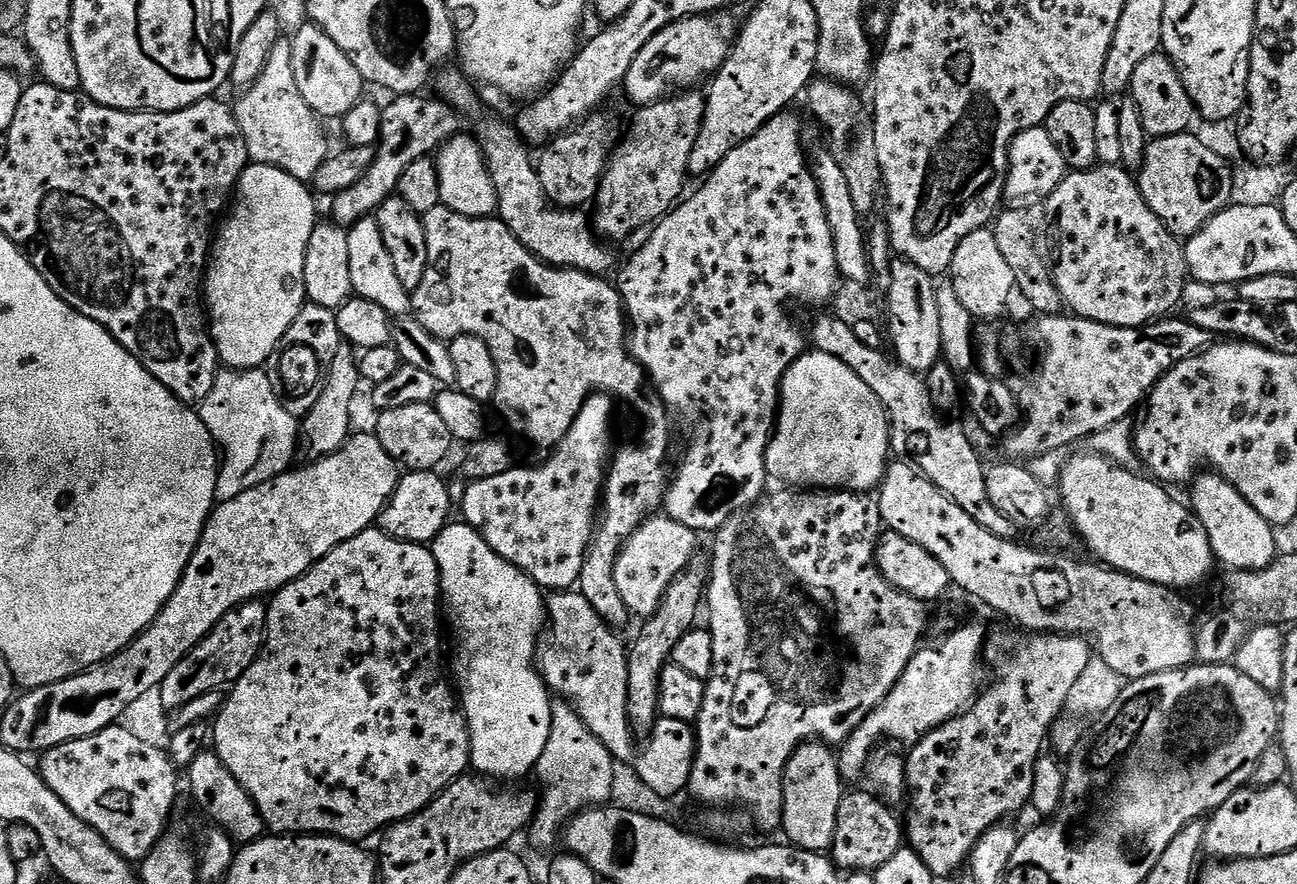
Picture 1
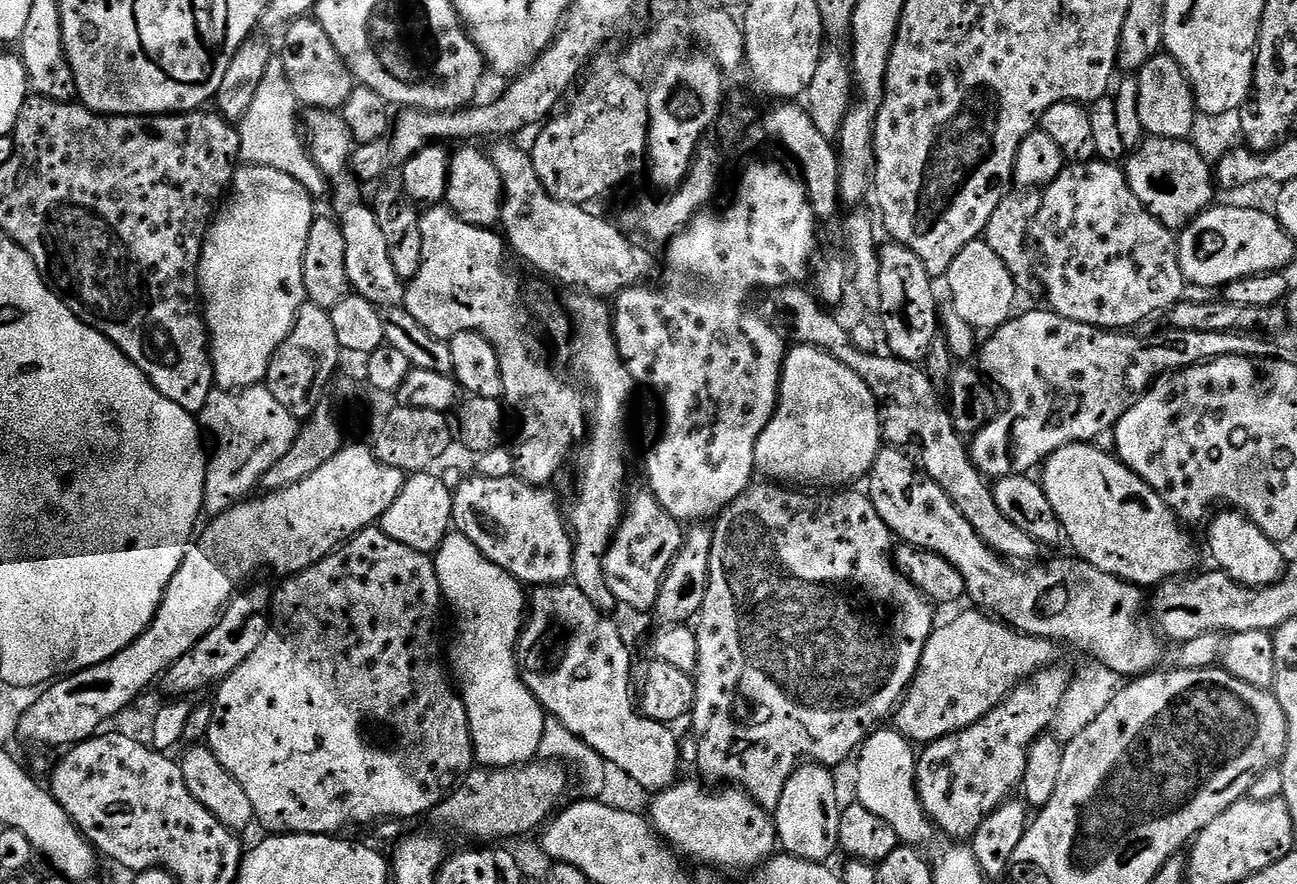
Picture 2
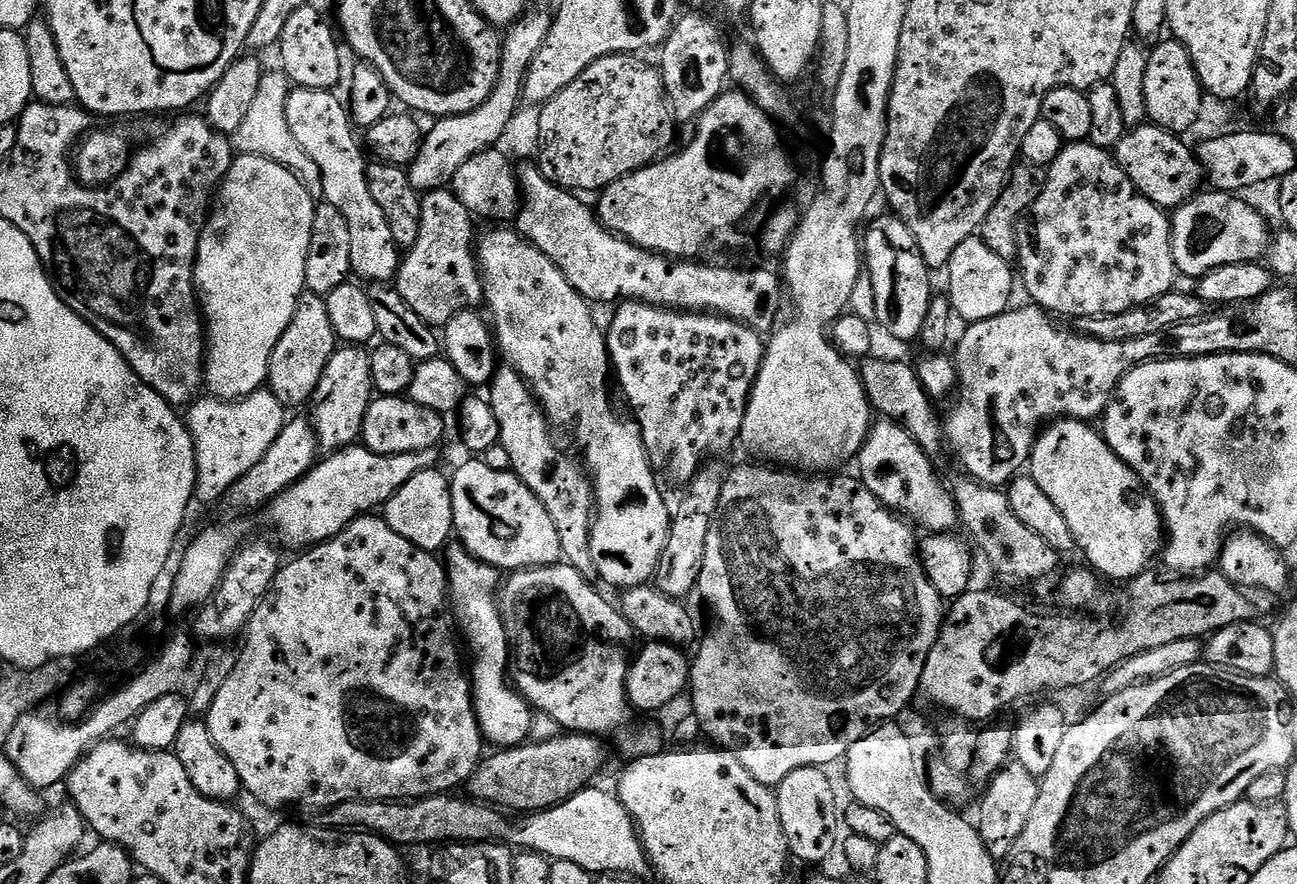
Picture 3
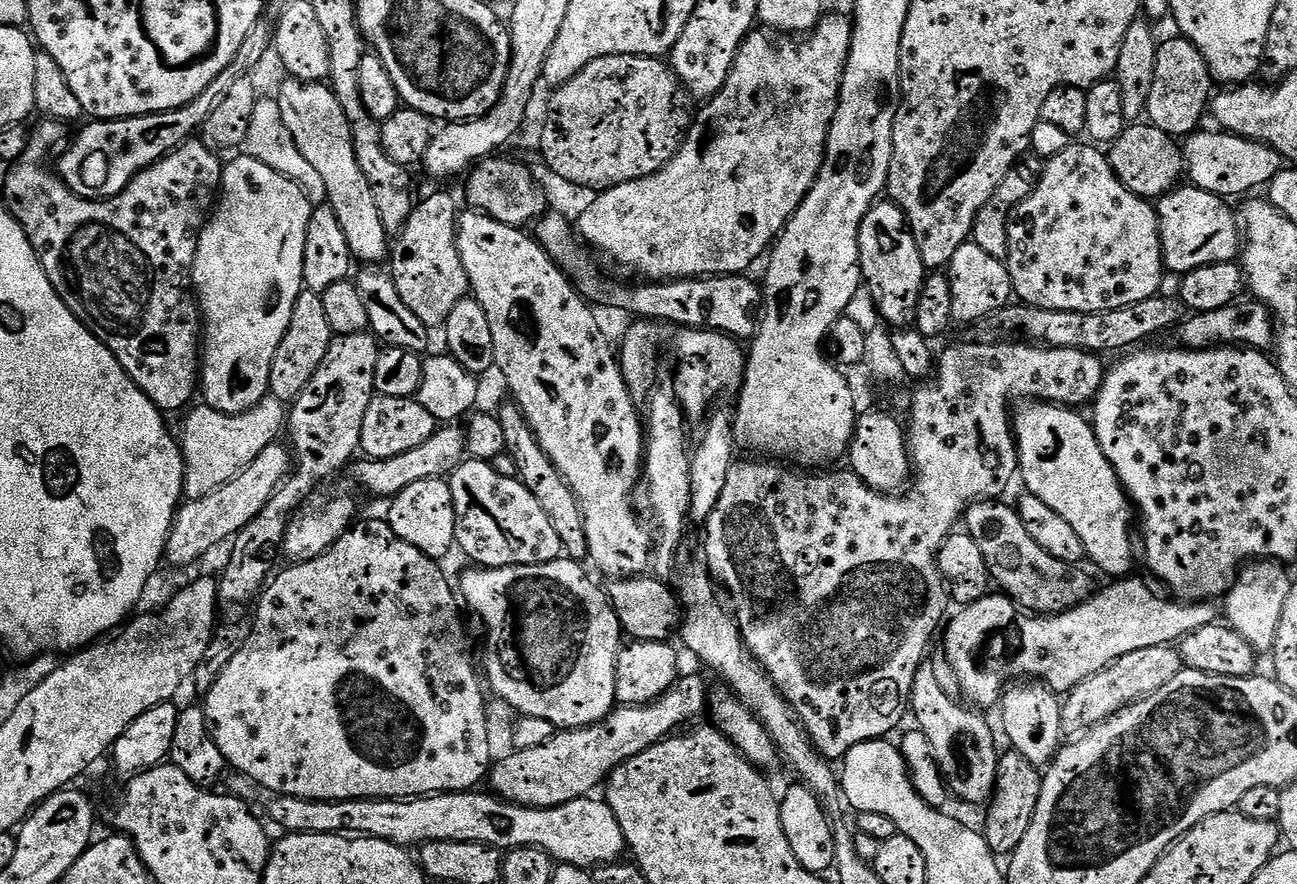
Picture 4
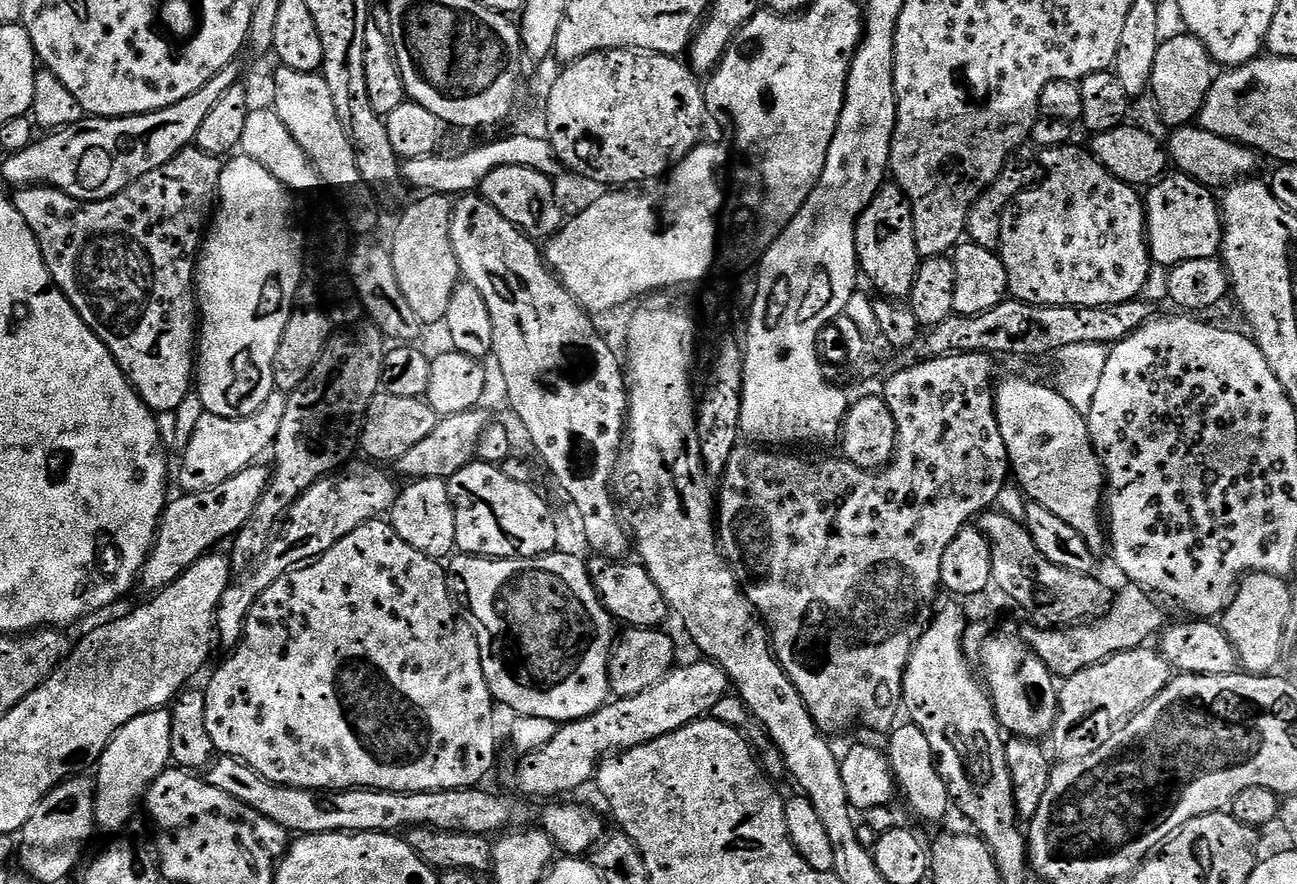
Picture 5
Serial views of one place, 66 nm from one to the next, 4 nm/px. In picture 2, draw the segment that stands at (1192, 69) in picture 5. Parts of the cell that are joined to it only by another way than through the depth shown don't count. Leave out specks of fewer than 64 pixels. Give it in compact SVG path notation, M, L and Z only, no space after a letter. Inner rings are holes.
M1158 54L1145 62L1134 77L1138 86L1138 116L1142 118L1145 133L1149 137L1161 136L1167 140L1188 138L1198 113L1196 95L1176 59Z

